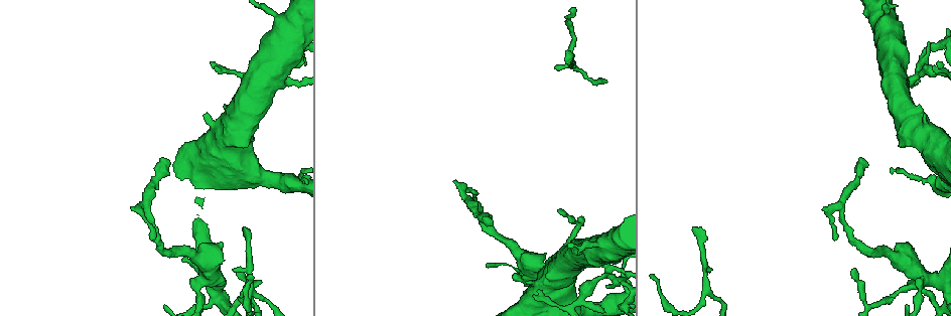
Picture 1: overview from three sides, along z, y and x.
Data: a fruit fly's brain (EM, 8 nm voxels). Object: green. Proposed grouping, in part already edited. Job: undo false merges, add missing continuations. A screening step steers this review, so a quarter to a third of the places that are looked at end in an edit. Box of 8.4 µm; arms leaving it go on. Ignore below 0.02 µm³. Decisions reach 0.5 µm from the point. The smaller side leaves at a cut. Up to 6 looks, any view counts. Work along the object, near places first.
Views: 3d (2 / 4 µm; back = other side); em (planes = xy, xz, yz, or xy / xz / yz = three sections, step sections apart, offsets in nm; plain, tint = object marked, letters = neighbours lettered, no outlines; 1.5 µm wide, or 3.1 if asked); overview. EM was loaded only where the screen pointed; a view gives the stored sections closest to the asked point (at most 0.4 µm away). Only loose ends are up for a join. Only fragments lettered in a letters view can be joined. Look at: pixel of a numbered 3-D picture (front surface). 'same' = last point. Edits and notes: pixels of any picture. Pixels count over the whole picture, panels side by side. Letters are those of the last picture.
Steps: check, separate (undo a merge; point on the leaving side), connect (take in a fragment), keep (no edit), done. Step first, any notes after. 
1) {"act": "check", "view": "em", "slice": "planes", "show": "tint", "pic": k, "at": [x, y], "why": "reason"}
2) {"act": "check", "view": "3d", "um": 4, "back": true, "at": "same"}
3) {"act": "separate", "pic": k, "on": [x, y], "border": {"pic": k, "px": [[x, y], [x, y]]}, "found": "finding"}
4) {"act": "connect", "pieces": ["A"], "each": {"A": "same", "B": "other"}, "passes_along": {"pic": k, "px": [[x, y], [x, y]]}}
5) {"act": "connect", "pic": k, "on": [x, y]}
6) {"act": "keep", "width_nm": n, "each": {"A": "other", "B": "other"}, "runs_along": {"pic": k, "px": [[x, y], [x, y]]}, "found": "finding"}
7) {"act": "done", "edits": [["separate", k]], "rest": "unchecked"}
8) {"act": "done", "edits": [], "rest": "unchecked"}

{"act": "check", "view": "em", "slice": "yz", "step": 4, "show": "letters", "pic": 1, "at": [853, 271], "why": "tapers out"}

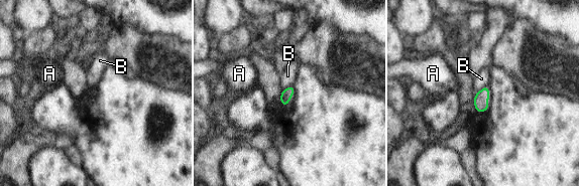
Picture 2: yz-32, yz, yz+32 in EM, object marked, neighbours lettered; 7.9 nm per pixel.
{"act": "check", "view": "em", "slice": "xy", "step": 4, "show": "letters", "at": "same"}

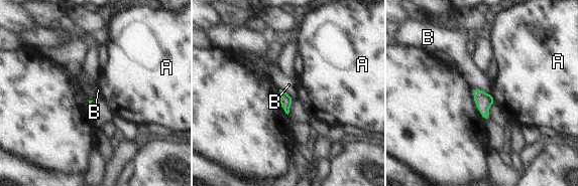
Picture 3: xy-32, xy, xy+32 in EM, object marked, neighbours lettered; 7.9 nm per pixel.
{"act": "keep", "each": {"A": "other", "B": "other"}, "border": {"pic": 3, "px": [[474, 86], [490, 95]]}, "found": "no lettered fragment goes on from it"}

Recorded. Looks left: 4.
{"act": "check", "view": "3d", "um": 2, "back": true, "pic": 1, "at": [710, 271], "why": "free end"}

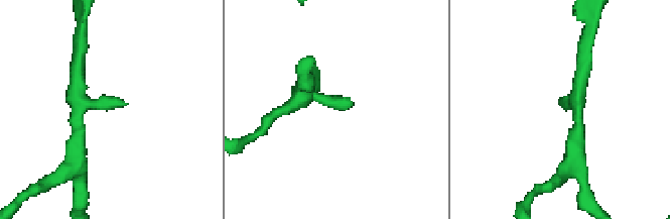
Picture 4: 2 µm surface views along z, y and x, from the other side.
{"act": "check", "view": "em", "slice": "planes", "show": "plain", "pic": 4, "at": [564, 103], "why": "need the tissue"}

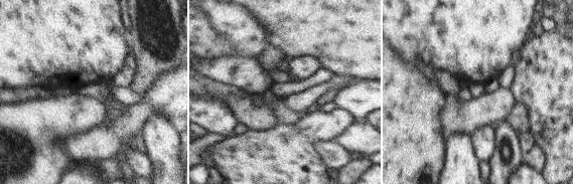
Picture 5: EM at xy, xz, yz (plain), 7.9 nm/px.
{"act": "check", "view": "em", "slice": "planes", "show": "letters", "at": "same", "why": "what lies round it"}

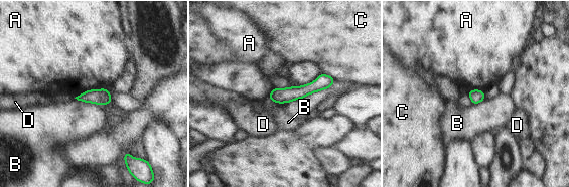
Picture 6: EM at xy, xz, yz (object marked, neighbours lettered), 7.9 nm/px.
{"act": "keep", "each": {"A": "other", "B": "other", "C": "other", "D": "other"}, "found": "none of them fits"}

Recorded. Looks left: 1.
{"act": "done", "edits": [], "rest": "unchecked"}

